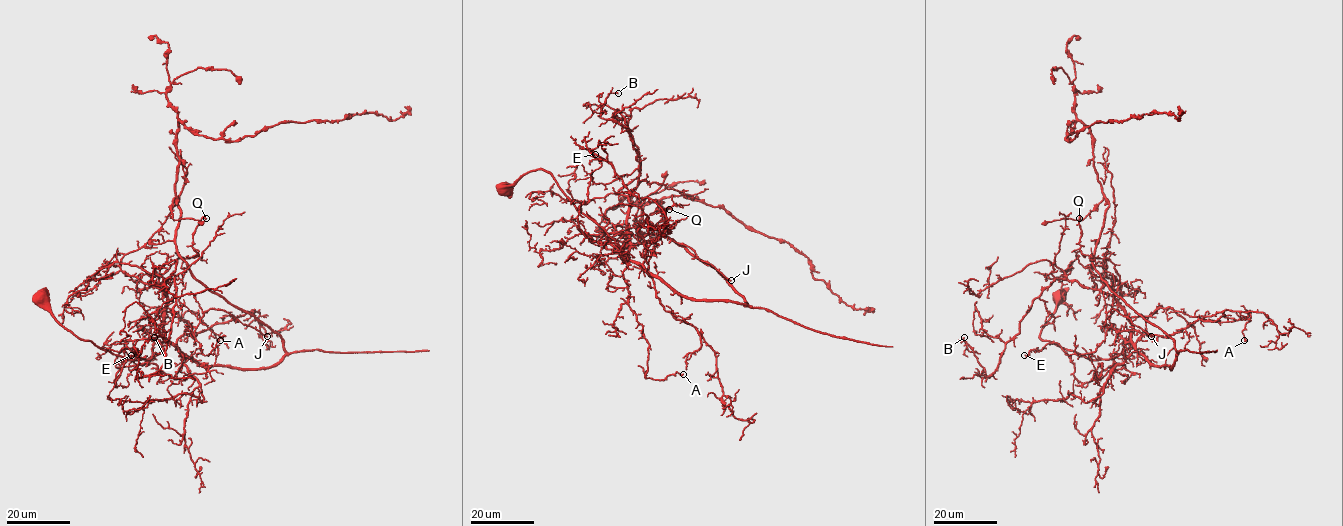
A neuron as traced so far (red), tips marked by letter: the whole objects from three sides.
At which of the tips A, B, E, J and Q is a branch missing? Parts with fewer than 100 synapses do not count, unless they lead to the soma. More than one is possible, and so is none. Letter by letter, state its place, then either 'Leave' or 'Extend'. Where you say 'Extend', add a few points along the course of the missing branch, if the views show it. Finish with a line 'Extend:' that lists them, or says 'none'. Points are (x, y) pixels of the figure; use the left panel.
A: Place: (220, 340). Leave
B: Place: (154, 337). Leave
E: Place: (131, 355). Leave
J: Place: (267, 336). Leave
Q: Place: (206, 218). Leave
Extend: none

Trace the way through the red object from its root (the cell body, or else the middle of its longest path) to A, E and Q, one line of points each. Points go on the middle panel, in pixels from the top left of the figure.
A: (502, 188), (532, 170), (552, 175), (626, 252), (628, 304), (649, 344), (646, 377), (683, 374)
E: (502, 188), (530, 171), (548, 172), (614, 242), (587, 238), (578, 224), (590, 174), (602, 165), (595, 154)
Q: (502, 188), (548, 172), (626, 261), (623, 248), (661, 219), (656, 209), (669, 209)

